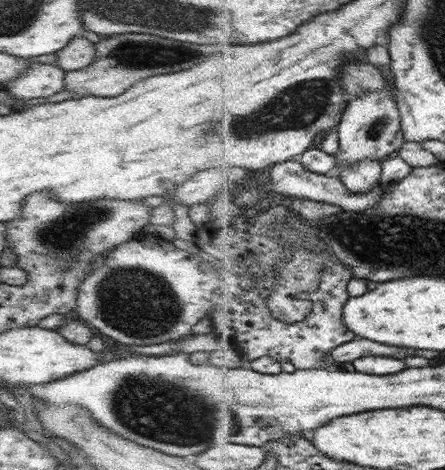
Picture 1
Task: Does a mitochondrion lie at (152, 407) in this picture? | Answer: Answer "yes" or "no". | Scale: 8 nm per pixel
yes

